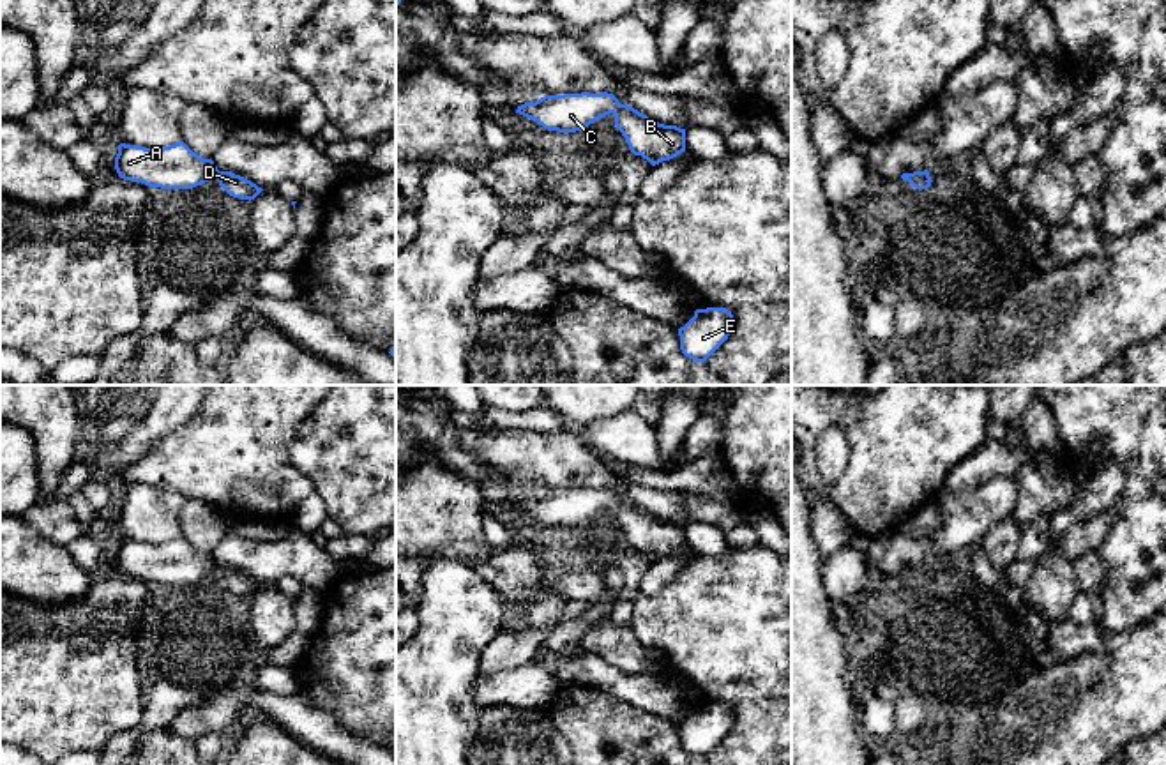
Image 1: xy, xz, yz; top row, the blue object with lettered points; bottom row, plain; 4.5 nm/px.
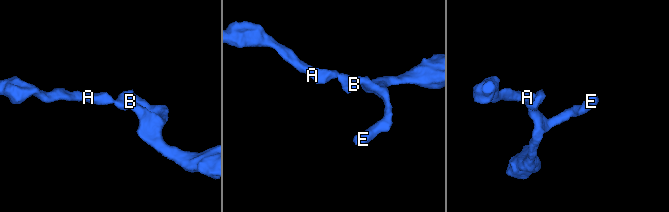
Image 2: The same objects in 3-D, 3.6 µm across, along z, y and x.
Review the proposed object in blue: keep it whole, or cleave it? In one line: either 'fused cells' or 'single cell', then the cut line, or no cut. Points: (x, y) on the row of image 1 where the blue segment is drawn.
single cell | no cut

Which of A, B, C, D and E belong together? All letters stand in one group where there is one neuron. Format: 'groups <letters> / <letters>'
groups A B C D E

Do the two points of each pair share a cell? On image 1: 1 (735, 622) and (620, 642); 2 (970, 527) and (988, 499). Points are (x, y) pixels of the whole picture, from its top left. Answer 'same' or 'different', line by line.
1: different
2: same

